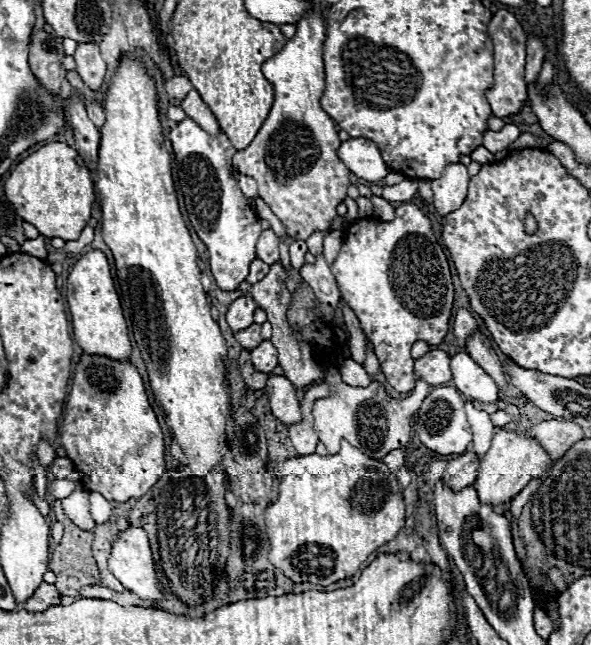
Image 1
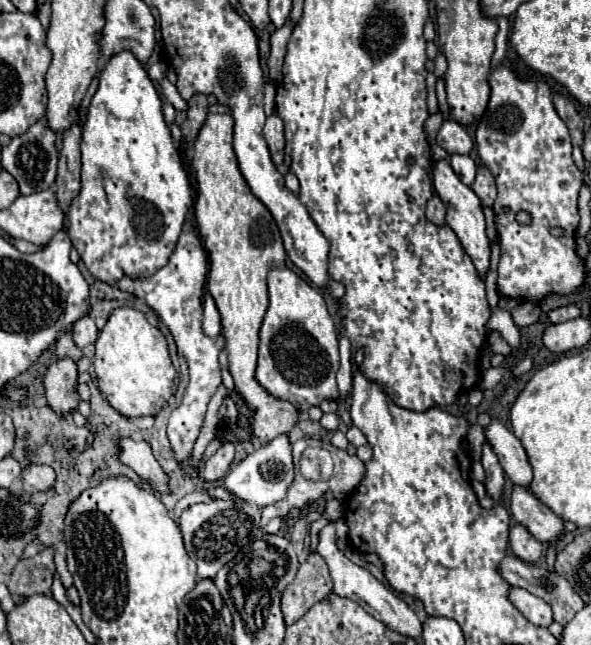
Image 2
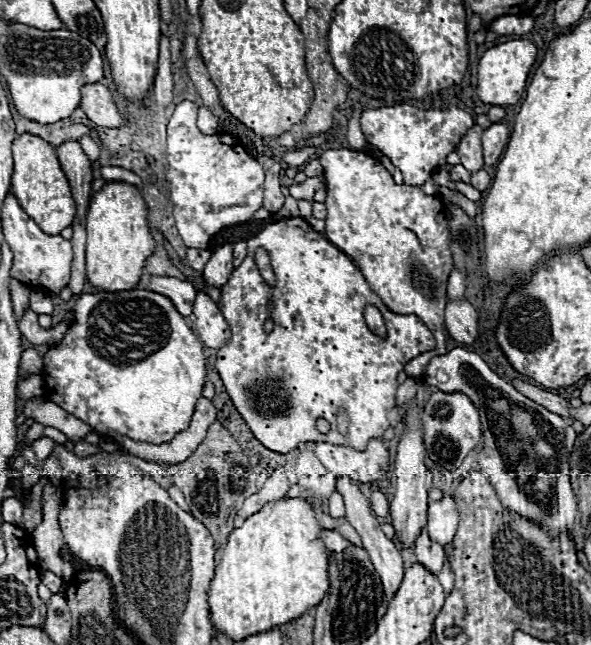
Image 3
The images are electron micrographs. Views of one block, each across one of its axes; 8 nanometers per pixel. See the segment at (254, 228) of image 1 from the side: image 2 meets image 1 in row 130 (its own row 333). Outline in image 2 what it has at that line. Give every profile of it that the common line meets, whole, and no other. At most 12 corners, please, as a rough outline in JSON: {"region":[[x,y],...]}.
{"region":[[184,222],[164,268],[122,278],[156,310],[188,362],[190,384],[168,420],[182,464],[222,384],[222,334],[202,330],[208,260]]}

